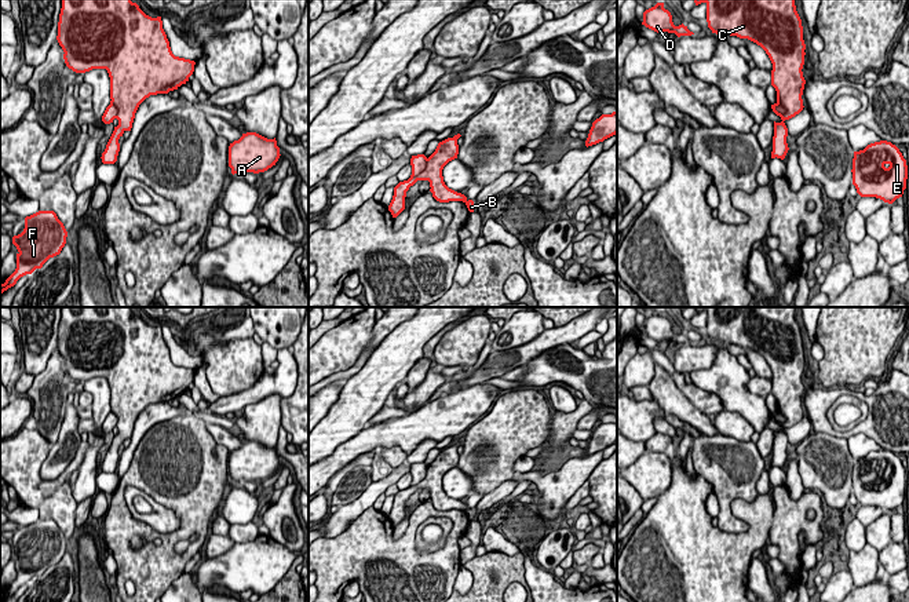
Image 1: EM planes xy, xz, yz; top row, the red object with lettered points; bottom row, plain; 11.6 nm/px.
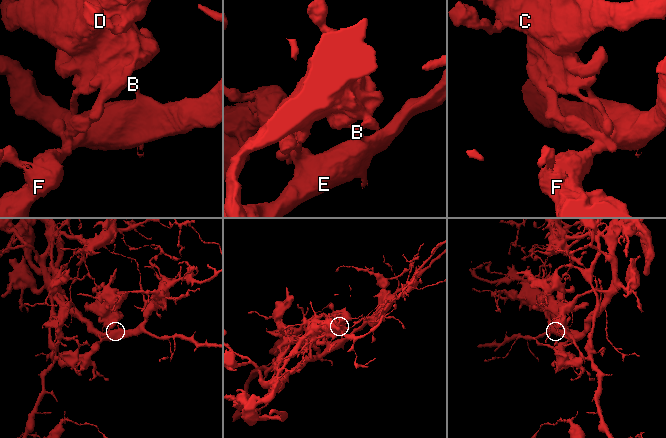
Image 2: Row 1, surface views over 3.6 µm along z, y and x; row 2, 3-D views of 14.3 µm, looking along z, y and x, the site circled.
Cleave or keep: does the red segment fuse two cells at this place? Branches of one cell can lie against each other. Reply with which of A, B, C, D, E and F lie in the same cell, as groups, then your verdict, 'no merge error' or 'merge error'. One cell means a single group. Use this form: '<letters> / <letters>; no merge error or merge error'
A B C D E F; no merge error

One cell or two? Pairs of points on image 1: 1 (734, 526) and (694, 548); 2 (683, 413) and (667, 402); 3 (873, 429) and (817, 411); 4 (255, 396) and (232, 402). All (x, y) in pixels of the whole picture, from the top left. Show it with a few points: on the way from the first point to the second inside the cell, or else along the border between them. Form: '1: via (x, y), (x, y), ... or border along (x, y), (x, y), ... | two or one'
1: border along (749, 525), (736, 533), (725, 533), (716, 526) | two
2: via (679, 409), (671, 402) | one
3: via (858, 429), (850, 433), (833, 433), (827, 426) | one
4: via (249, 396), (237, 401) | one

